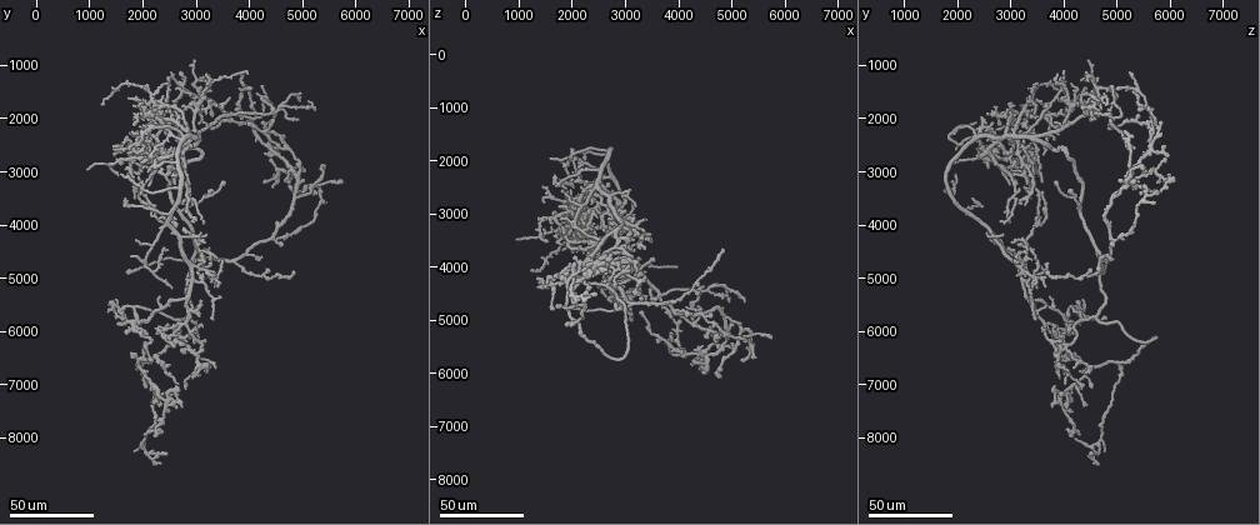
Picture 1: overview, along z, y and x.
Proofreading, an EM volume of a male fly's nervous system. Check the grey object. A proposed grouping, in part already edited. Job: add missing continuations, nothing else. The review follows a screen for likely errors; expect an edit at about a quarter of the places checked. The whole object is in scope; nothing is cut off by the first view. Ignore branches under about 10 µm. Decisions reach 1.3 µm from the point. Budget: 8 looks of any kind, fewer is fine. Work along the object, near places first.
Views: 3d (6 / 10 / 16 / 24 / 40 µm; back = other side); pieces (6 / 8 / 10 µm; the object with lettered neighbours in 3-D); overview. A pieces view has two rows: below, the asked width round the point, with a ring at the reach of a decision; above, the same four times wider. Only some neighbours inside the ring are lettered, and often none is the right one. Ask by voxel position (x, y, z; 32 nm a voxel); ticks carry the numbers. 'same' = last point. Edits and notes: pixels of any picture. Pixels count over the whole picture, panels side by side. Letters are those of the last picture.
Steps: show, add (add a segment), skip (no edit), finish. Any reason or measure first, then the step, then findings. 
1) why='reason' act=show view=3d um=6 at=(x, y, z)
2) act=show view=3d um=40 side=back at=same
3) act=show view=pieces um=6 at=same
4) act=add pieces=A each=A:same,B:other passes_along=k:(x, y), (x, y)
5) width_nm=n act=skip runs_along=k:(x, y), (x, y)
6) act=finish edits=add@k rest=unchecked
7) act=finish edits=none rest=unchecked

why='an open end' act=show view=3d um=40 at=(2050, 7050, 4500)

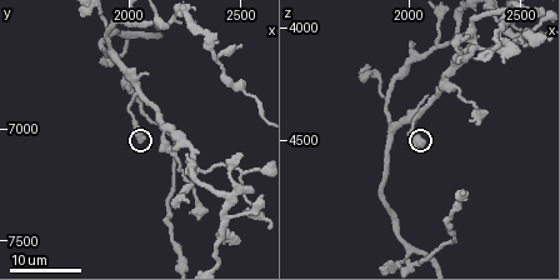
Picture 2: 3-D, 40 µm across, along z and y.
act=show view=3d um=10 at=(2070, 7050, 4520)

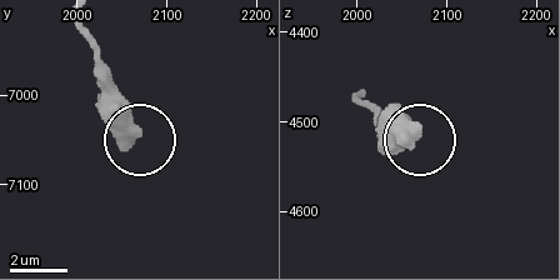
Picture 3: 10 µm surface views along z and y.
why='see the neighbours' act=show view=pieces um=8 at=(2050, 7055, 4525)

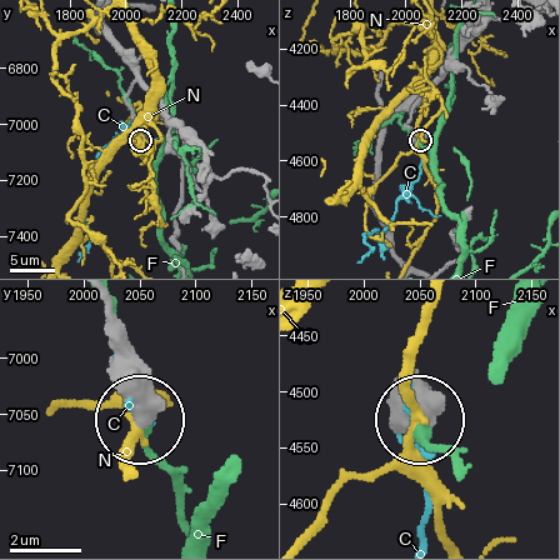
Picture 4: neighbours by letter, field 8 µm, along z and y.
act=skip each=C:other,F:other,N:other found='none of them fits'

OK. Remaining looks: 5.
act=show view=3d um=24 at=(3150, 6150, 4000)

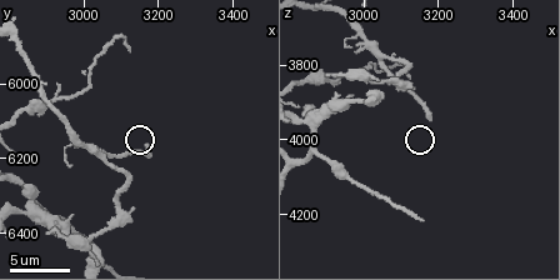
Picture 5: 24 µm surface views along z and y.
act=show view=pieces um=6 at=(3180, 6200, 3950)

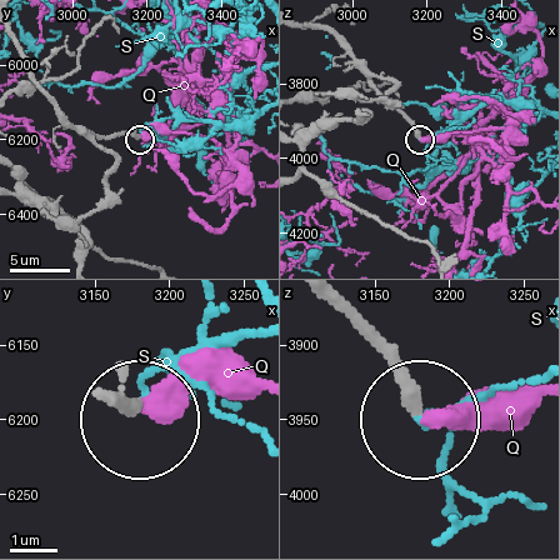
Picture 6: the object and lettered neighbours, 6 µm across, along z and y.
act=skip each=Q:other,S:other runs_along=6:(333, 300), (413, 415) found='none of them fits'

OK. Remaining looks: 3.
why='branch stops here' act=show view=3d um=40 at=(2500, 2050, 2650)

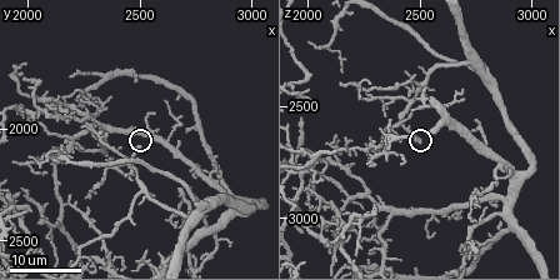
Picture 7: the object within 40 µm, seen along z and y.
act=show view=pieces um=6 at=(2490, 2080, 2670)

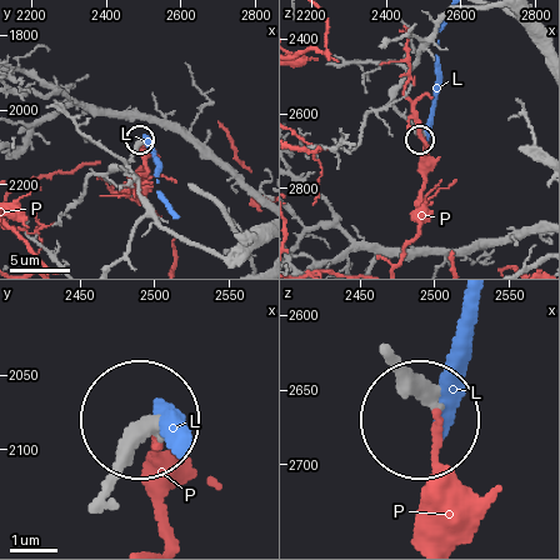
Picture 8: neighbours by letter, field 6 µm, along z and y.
act=skip each=L:other,P:other found='no lettered segment goes on from it'

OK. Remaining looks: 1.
act=finish edits=none rest=unchecked

